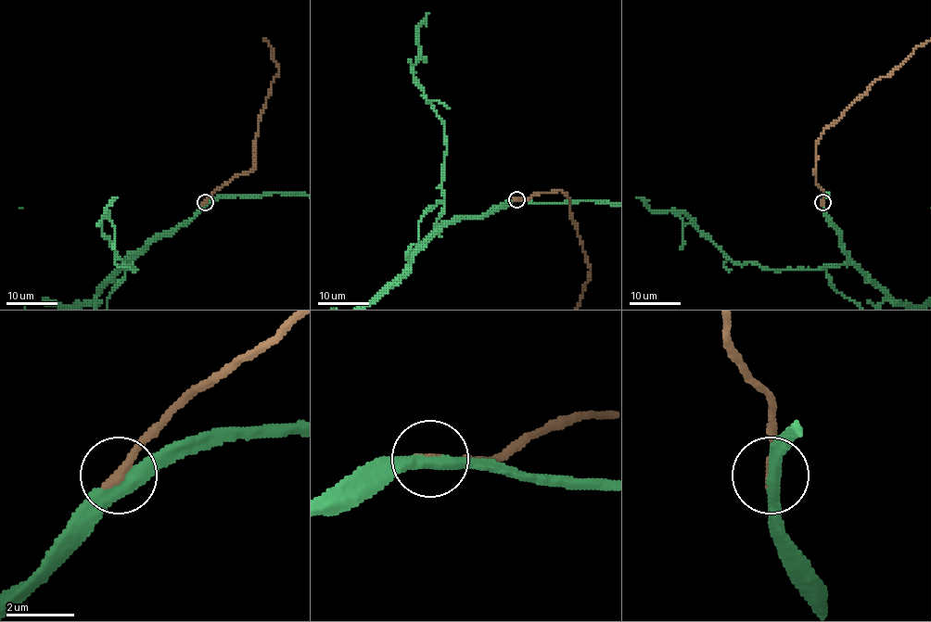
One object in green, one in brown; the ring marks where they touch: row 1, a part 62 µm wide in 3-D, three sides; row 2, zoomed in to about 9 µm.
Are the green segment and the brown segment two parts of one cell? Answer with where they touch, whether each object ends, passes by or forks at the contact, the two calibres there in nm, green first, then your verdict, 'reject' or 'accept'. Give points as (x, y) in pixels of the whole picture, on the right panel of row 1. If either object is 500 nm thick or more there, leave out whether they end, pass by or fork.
(822, 202) | green passes by | brown ends | 400/280 nm | accept

